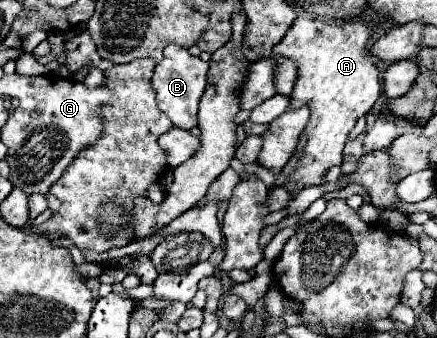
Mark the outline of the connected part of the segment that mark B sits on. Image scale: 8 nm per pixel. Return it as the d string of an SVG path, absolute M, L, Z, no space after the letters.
M169 44L165 48L165 56L157 64L153 74L153 88L157 92L159 110L167 114L177 128L191 130L197 126L197 108L207 88L207 70L209 64L203 62L199 56L191 56L187 48L181 48L177 44Z

